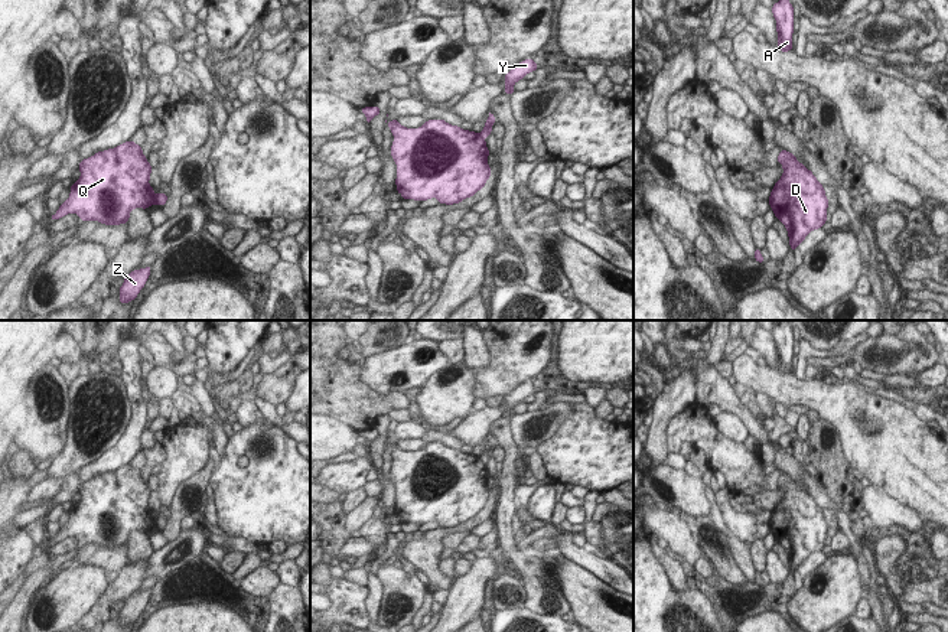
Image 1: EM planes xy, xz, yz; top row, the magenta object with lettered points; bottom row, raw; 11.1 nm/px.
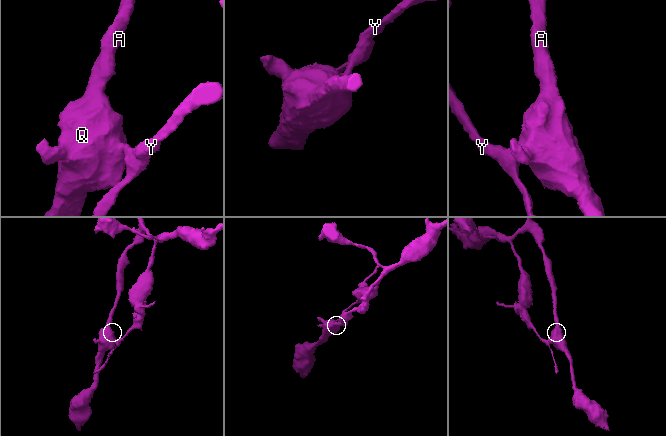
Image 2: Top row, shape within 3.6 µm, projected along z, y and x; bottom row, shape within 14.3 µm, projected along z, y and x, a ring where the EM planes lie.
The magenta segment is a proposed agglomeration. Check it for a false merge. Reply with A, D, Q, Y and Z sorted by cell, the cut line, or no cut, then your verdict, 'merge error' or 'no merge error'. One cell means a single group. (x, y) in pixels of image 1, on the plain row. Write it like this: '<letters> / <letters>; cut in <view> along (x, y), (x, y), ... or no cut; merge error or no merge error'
A D Q / Y Z; cut in xz along (478, 456), (482, 461); merge error

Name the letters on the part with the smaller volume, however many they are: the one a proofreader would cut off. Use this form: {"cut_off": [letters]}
{"cut_off": ["Y", "Z"]}

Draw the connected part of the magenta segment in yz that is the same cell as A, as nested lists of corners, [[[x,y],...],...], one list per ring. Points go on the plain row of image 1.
[[[784,320],[773,328],[772,336],[776,342],[778,372],[781,375],[789,375],[792,374],[794,329]]]

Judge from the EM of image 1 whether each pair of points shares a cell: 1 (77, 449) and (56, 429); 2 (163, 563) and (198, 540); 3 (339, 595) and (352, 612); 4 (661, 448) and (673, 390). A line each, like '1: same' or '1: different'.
1: different
2: same
3: same
4: same

